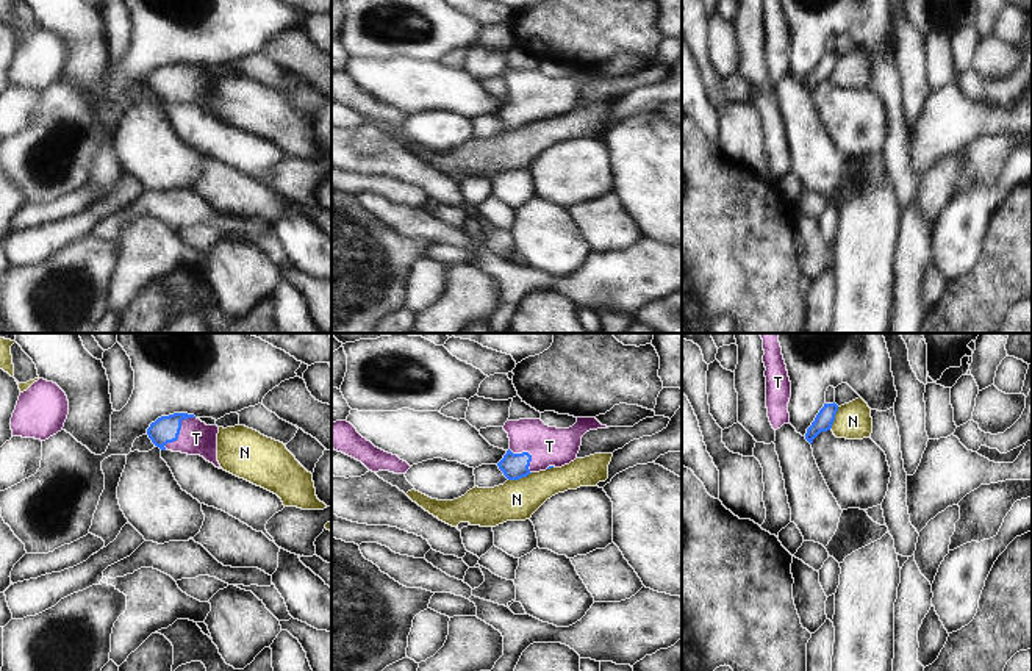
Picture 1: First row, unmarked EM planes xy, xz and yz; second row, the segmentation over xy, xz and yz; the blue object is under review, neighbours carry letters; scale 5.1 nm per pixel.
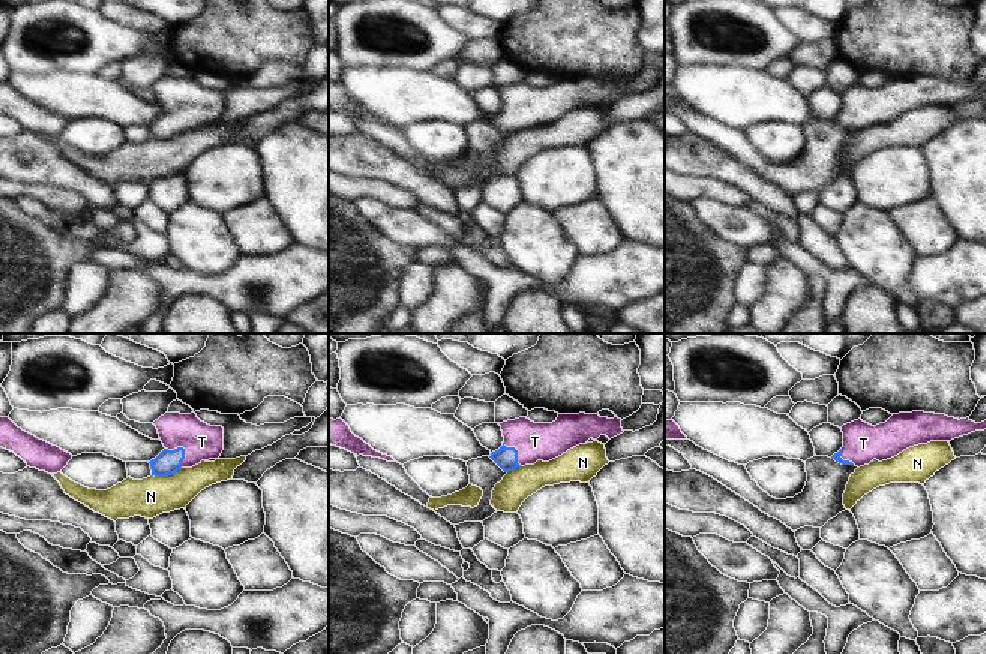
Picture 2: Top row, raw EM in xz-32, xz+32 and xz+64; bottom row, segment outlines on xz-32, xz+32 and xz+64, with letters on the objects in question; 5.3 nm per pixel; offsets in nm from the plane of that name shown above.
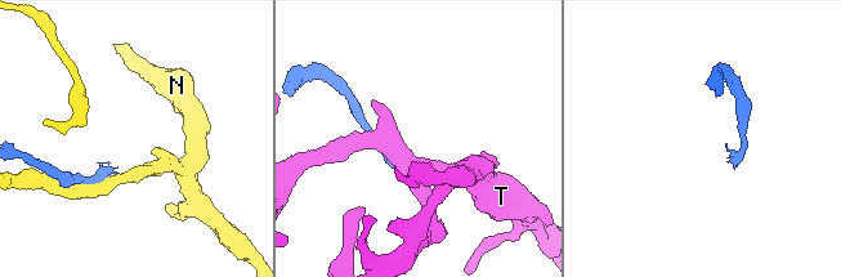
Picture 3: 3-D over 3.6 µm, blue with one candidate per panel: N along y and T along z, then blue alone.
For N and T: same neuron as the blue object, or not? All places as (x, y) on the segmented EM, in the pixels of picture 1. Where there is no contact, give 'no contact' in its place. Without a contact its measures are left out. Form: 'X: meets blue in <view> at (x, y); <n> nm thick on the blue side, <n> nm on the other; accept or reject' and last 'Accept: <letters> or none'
N: meets blue in xz at (519, 477); 140 nm thick on the blue side, 200 nm on the other; reject
T: meets blue in xy at (180, 429); 140 nm thick on the blue side, 180 nm on the other; accept
Accept: T

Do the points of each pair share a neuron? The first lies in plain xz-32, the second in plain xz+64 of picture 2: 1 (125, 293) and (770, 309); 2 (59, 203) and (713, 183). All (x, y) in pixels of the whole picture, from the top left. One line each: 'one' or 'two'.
1: one
2: one

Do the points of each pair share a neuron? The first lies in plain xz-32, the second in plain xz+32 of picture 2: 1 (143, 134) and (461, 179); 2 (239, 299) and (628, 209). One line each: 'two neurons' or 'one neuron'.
1: one neuron
2: two neurons

